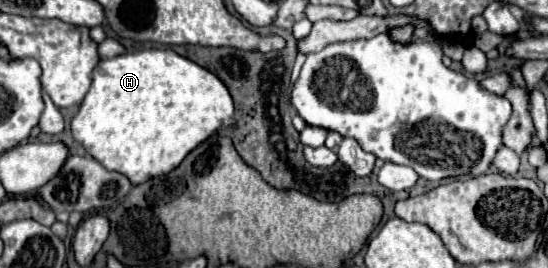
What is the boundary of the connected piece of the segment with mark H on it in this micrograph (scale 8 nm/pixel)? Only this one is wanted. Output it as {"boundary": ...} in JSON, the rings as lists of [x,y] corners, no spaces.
{"boundary":[[[152,47],[101,59],[91,73],[91,87],[71,119],[71,133],[85,151],[105,169],[123,173],[131,183],[145,183],[151,177],[173,171],[195,145],[211,137],[219,127],[233,125],[233,101],[217,75],[177,55],[170,47]]]}

